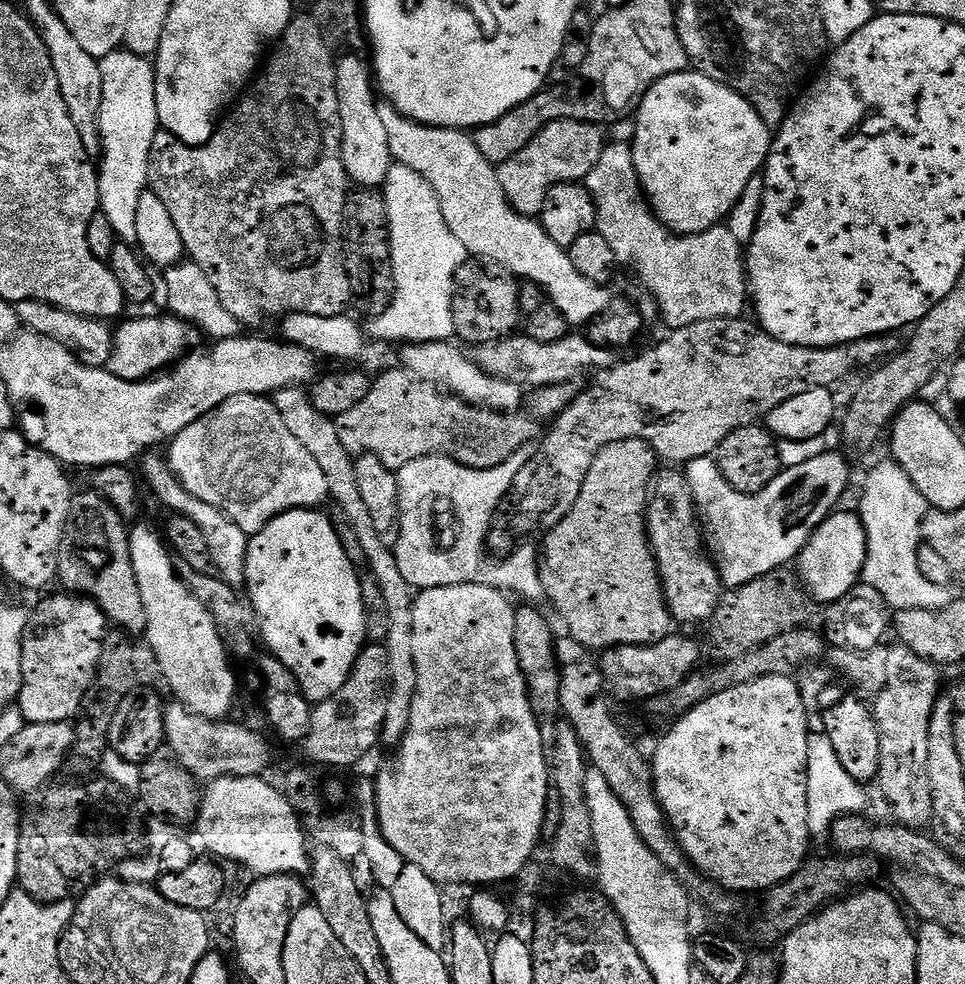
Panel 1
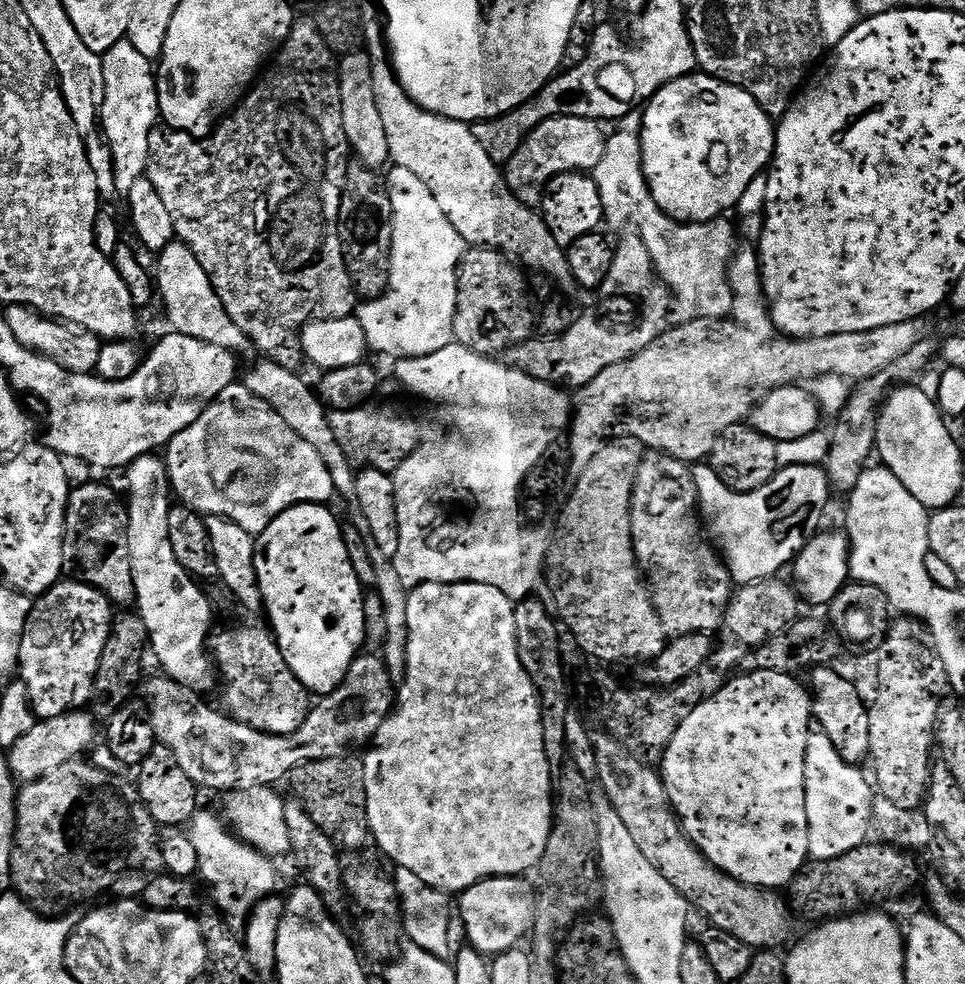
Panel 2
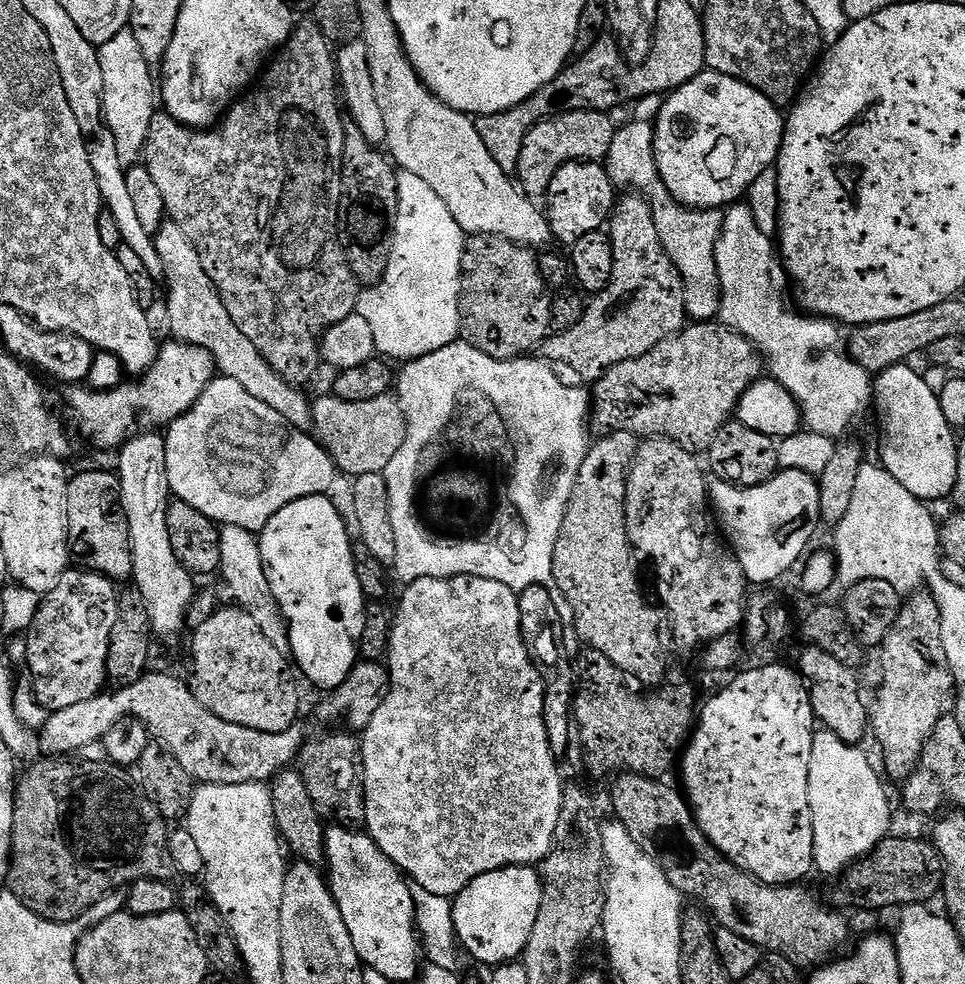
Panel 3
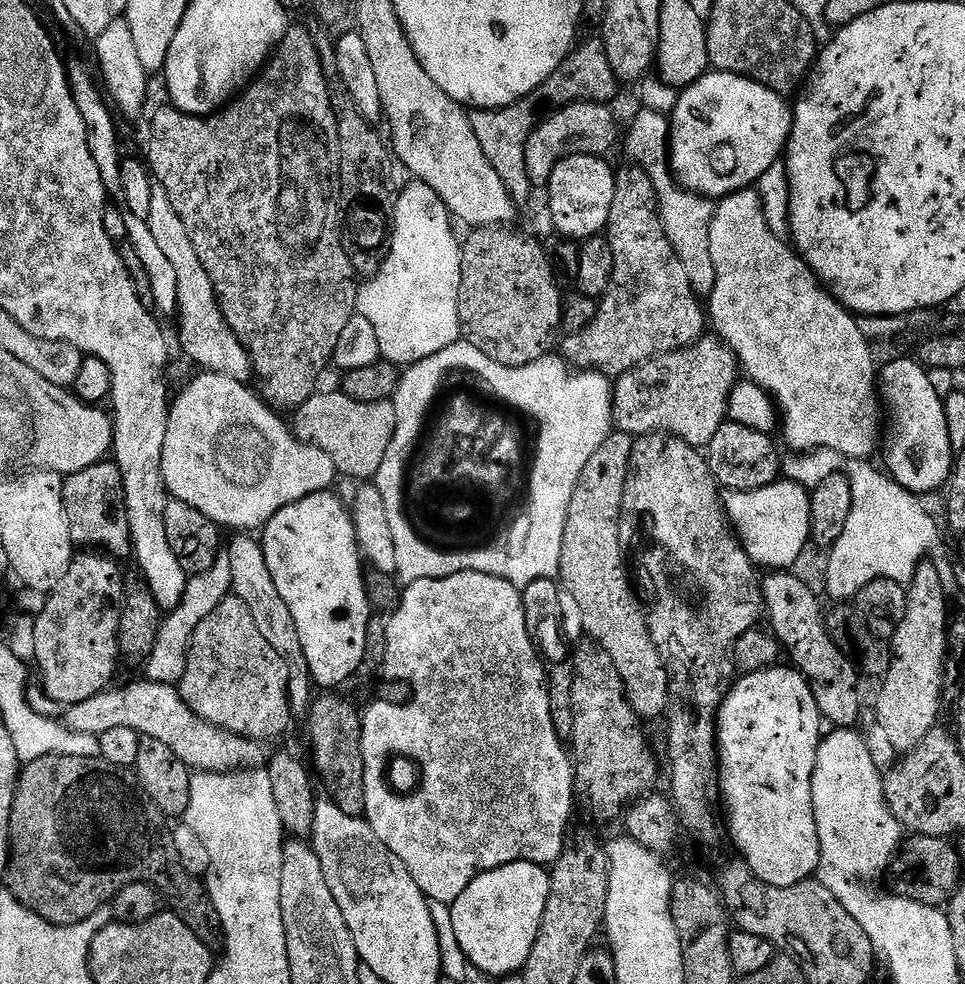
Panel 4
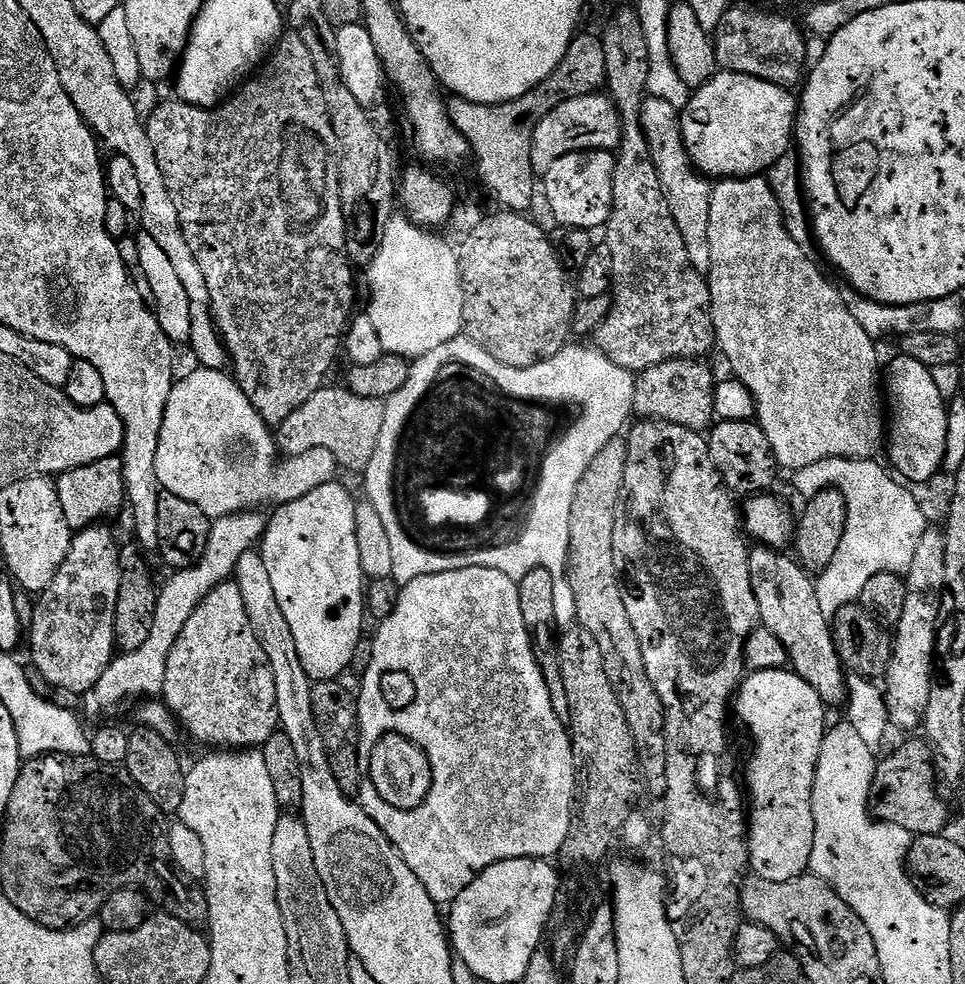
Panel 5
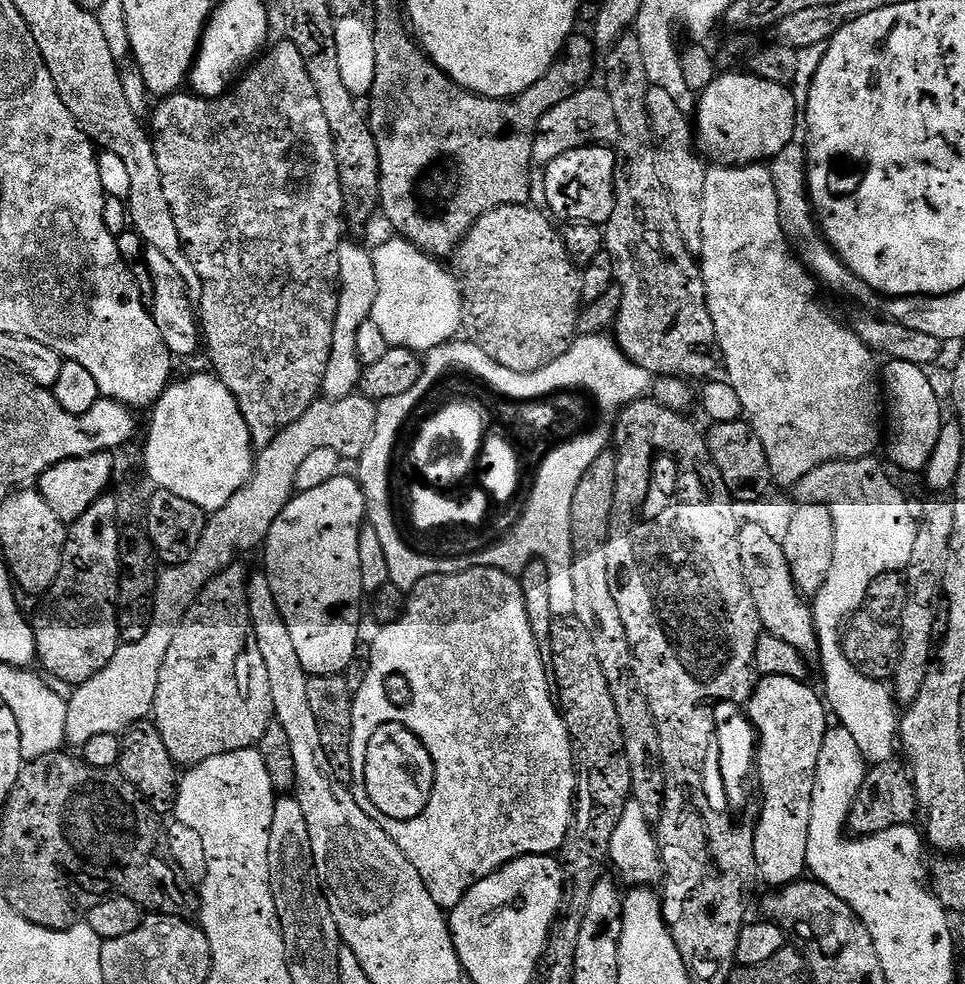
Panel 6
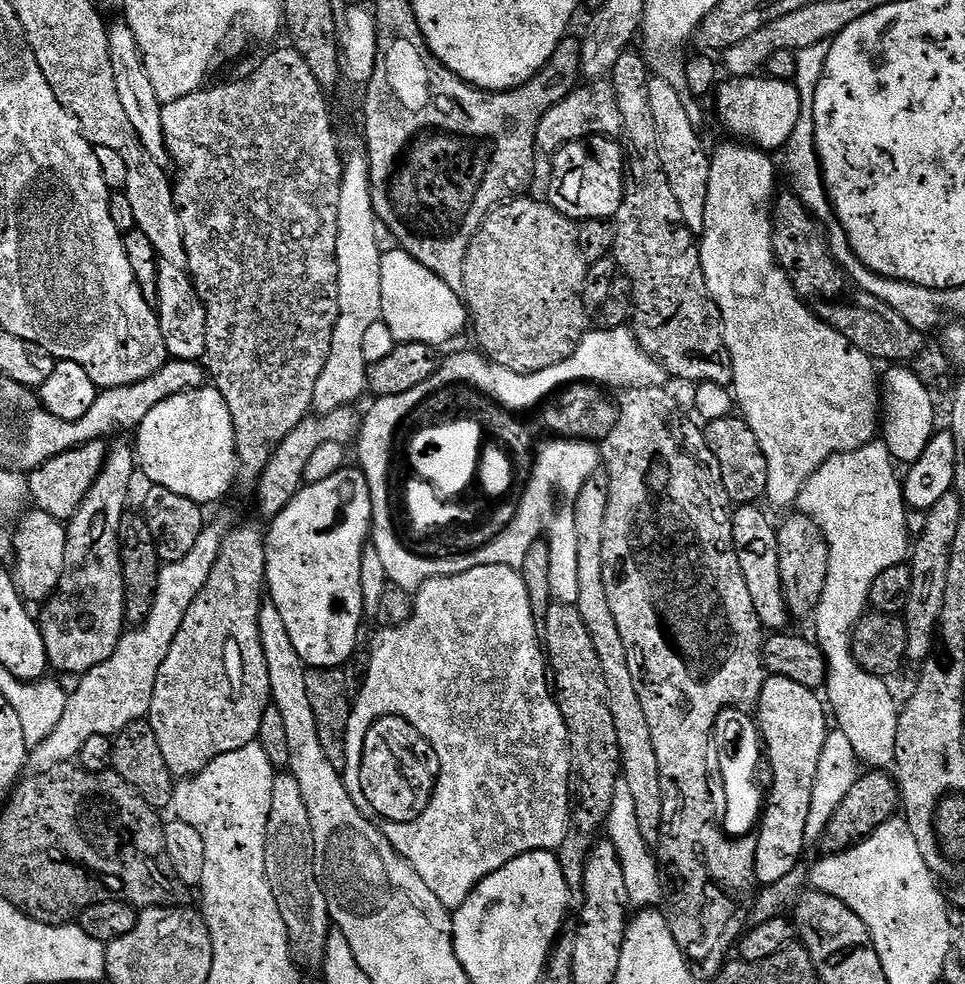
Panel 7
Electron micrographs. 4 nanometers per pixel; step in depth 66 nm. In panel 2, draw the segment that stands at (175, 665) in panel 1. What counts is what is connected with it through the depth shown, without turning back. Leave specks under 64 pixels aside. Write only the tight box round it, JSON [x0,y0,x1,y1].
[126,454,218,694]

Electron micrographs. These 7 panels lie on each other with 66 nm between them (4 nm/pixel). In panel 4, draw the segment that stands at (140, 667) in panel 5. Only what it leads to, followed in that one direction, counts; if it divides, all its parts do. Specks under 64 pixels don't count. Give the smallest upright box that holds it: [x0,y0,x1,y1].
[146,562,231,685]

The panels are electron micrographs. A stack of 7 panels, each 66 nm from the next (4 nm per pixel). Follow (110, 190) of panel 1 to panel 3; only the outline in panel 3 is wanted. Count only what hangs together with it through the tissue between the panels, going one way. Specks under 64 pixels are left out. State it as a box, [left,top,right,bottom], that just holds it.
[98,29,158,166]

